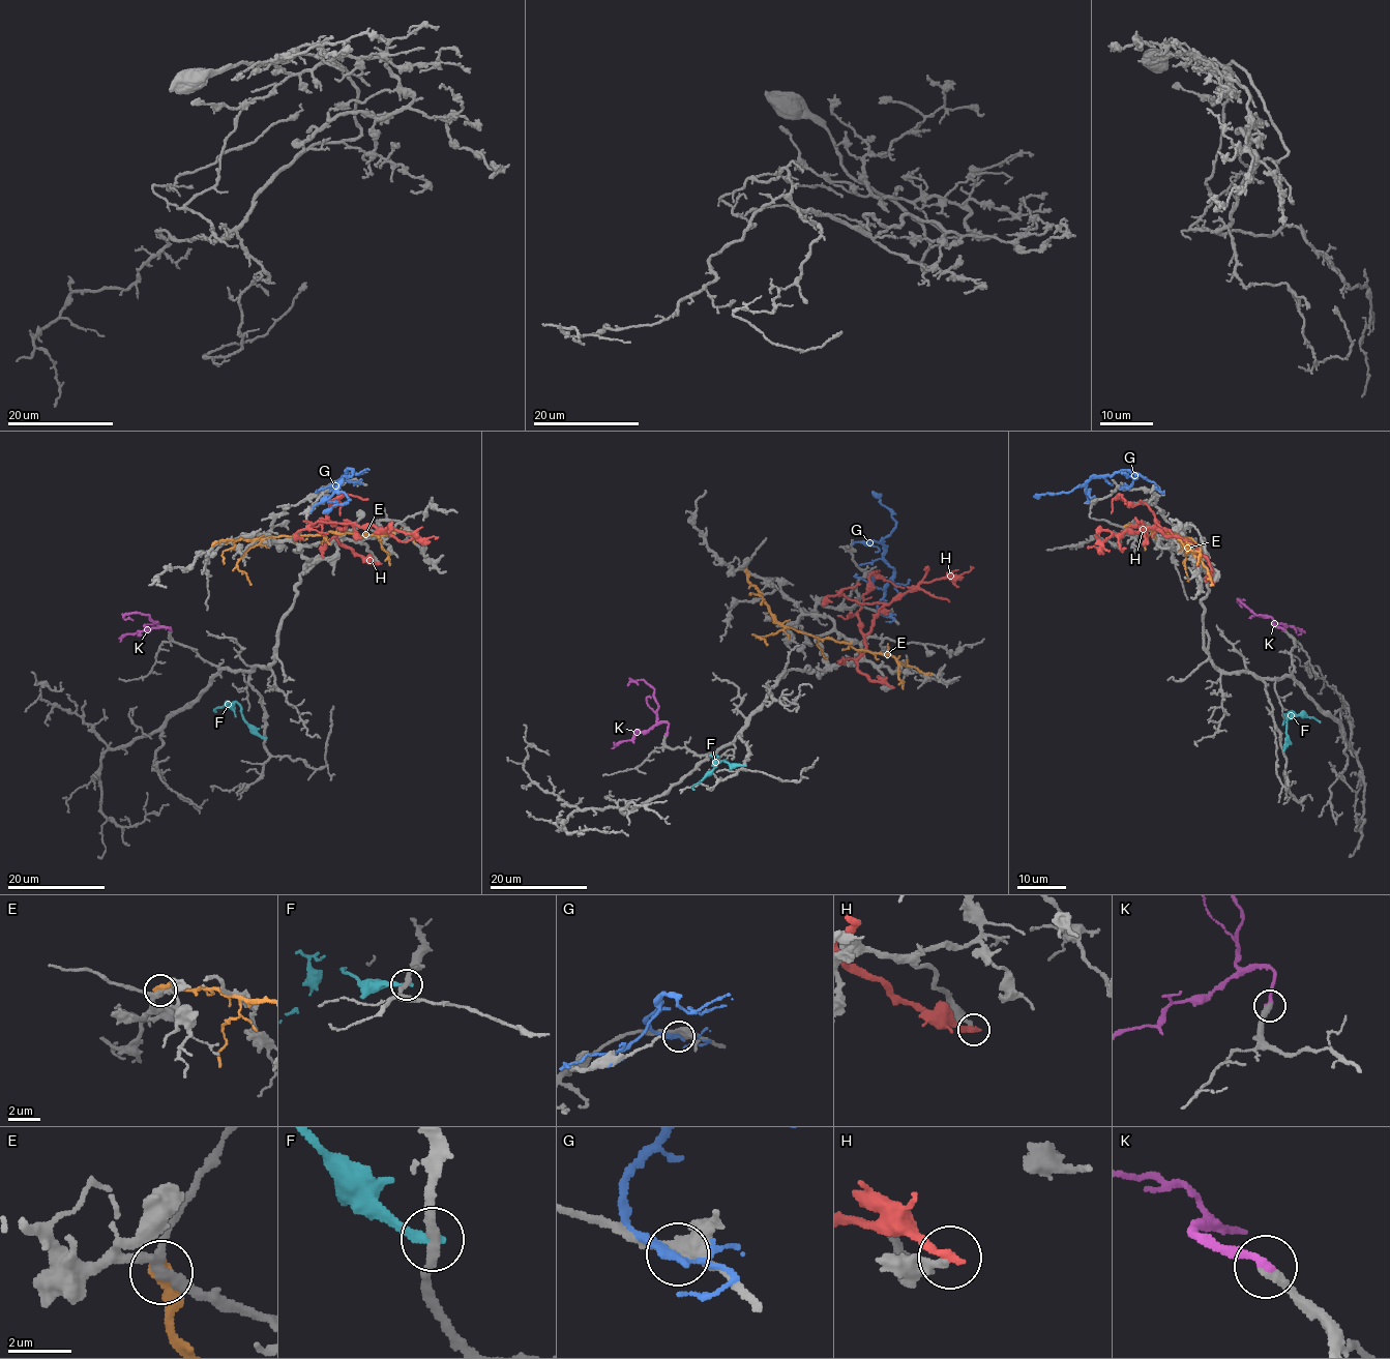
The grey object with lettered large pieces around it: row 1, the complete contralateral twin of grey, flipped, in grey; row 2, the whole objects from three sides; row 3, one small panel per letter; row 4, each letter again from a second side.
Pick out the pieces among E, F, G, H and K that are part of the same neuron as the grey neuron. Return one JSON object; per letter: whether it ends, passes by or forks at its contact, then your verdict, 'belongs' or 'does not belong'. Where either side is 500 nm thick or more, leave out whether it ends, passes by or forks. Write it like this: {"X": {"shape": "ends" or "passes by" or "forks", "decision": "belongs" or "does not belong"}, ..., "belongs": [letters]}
{"E": {"decision": "does not belong"}, "F": {"shape": "ends", "decision": "does not belong"}, "G": {"shape": "forks", "decision": "does not belong"}, "H": {"shape": "ends", "decision": "does not belong"}, "K": {"shape": "ends", "decision": "belongs"}, "belongs": ["K"]}

